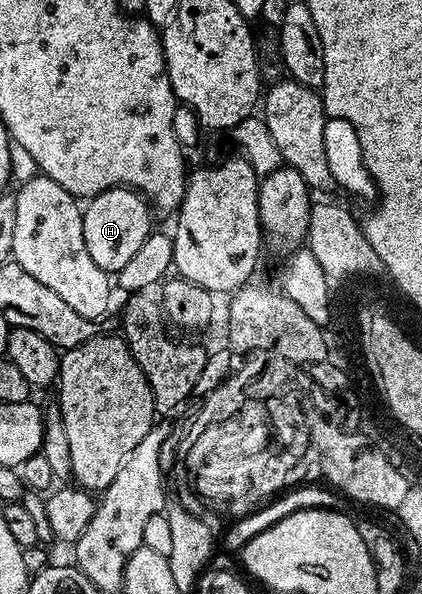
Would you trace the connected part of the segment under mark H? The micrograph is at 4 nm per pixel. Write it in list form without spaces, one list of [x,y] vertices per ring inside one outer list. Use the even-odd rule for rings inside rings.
[[[111,188],[91,197],[83,209],[82,234],[86,238],[86,250],[97,266],[109,274],[117,274],[130,261],[142,244],[154,231],[153,209],[147,200],[131,188]],[[88,204],[88,208],[87,208]]]

